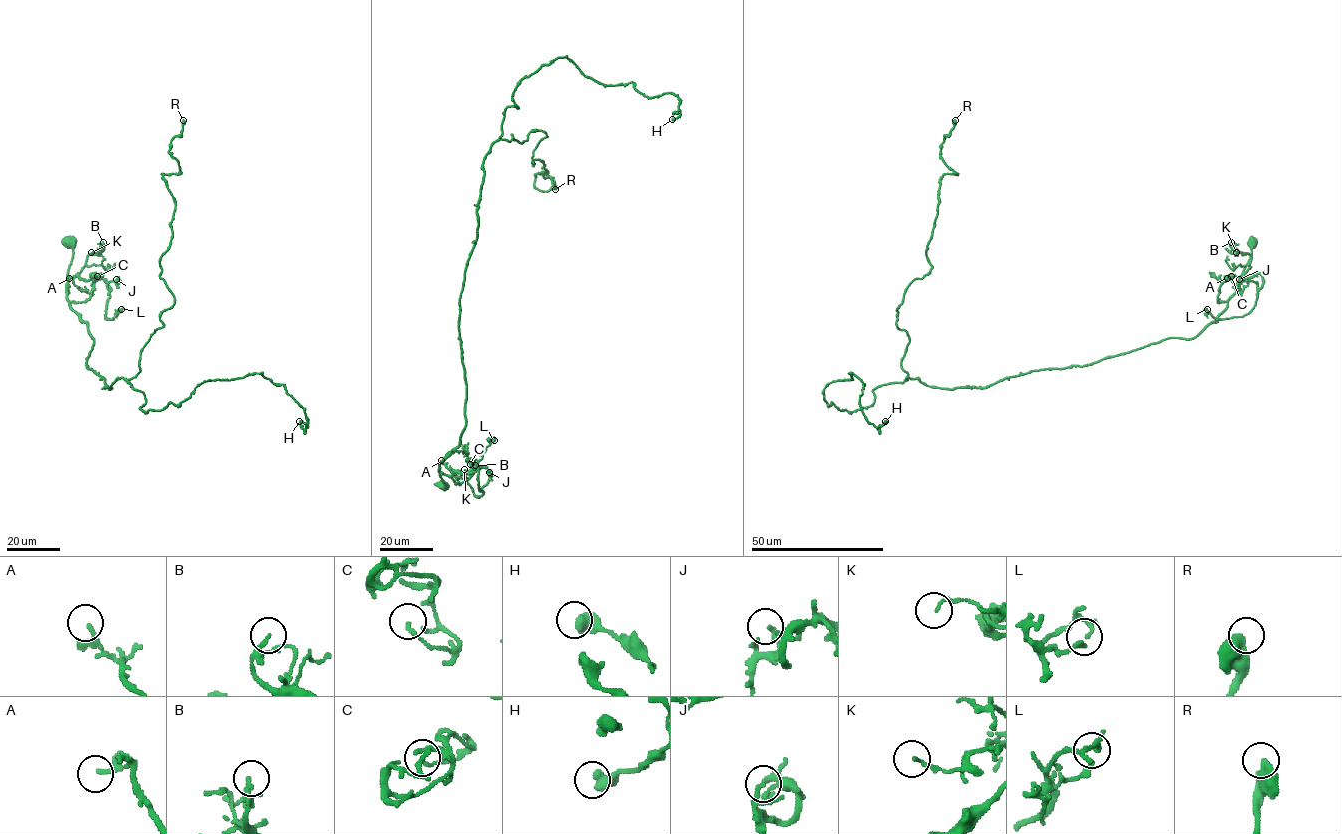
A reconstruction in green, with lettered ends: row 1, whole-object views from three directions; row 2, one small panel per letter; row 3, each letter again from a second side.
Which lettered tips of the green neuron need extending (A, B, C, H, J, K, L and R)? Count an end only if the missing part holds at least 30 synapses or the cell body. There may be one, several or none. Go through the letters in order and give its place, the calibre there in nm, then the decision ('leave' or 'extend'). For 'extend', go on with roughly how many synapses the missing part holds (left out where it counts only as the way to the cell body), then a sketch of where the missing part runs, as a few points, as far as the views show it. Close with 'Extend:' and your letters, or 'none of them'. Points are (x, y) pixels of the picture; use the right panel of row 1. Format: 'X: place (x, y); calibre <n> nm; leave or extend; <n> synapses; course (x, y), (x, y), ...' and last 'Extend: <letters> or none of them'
A: place (1227, 278); calibre 150 nm; leave
B: place (1231, 242); calibre 120 nm; leave
C: place (1231, 276); calibre 130 nm; leave
H: place (885, 421); calibre 600 nm; leave
J: place (1239, 279); calibre 170 nm; leave
K: place (1236, 252); calibre 120 nm; leave
L: place (1207, 309); calibre 200 nm; leave
R: place (955, 120); calibre 550 nm; leave
Extend: none of them

